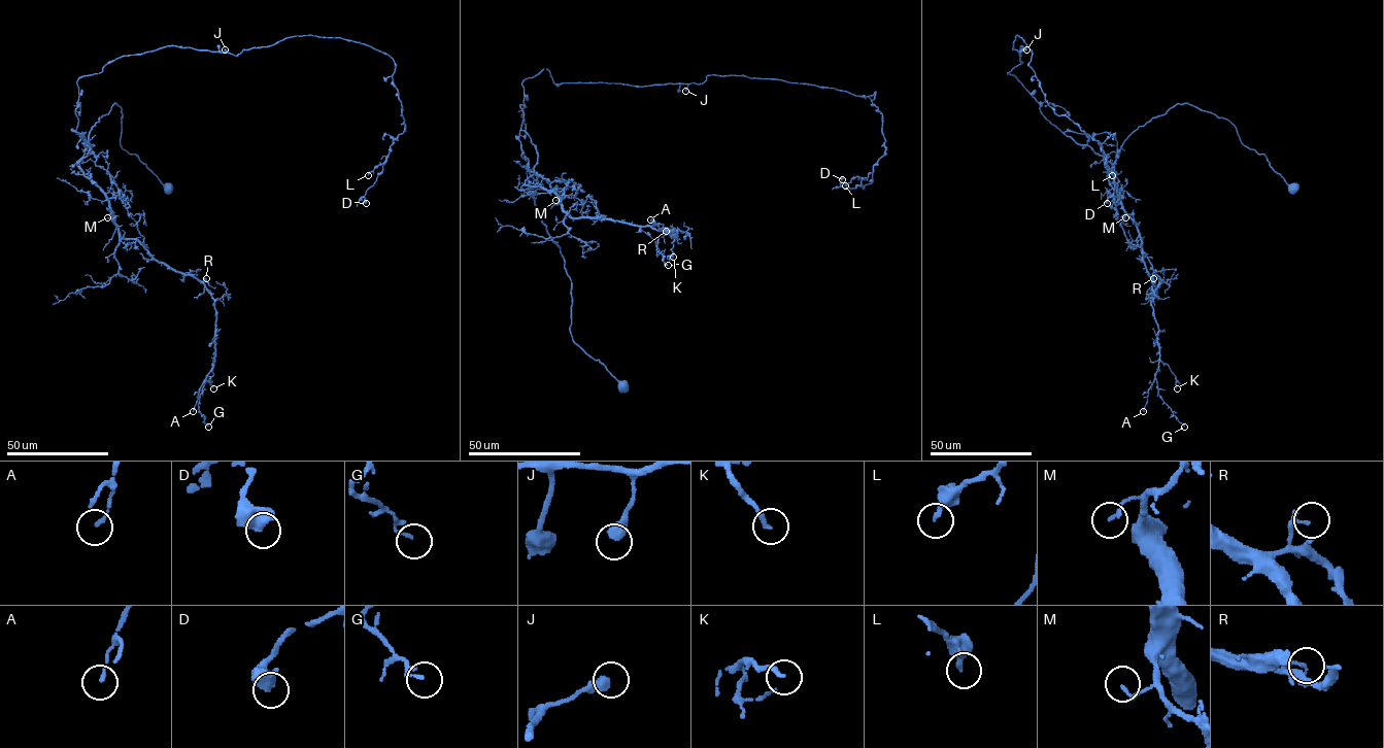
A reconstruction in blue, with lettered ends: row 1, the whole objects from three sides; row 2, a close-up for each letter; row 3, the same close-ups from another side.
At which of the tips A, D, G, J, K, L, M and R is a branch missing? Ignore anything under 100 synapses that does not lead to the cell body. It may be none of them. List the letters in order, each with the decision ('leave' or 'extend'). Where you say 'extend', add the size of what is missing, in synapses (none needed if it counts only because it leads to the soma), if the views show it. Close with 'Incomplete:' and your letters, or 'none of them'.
A: leave
D: leave
G: leave
J: leave
K: leave
L: leave
M: leave
R: leave
Incomplete: none of them

